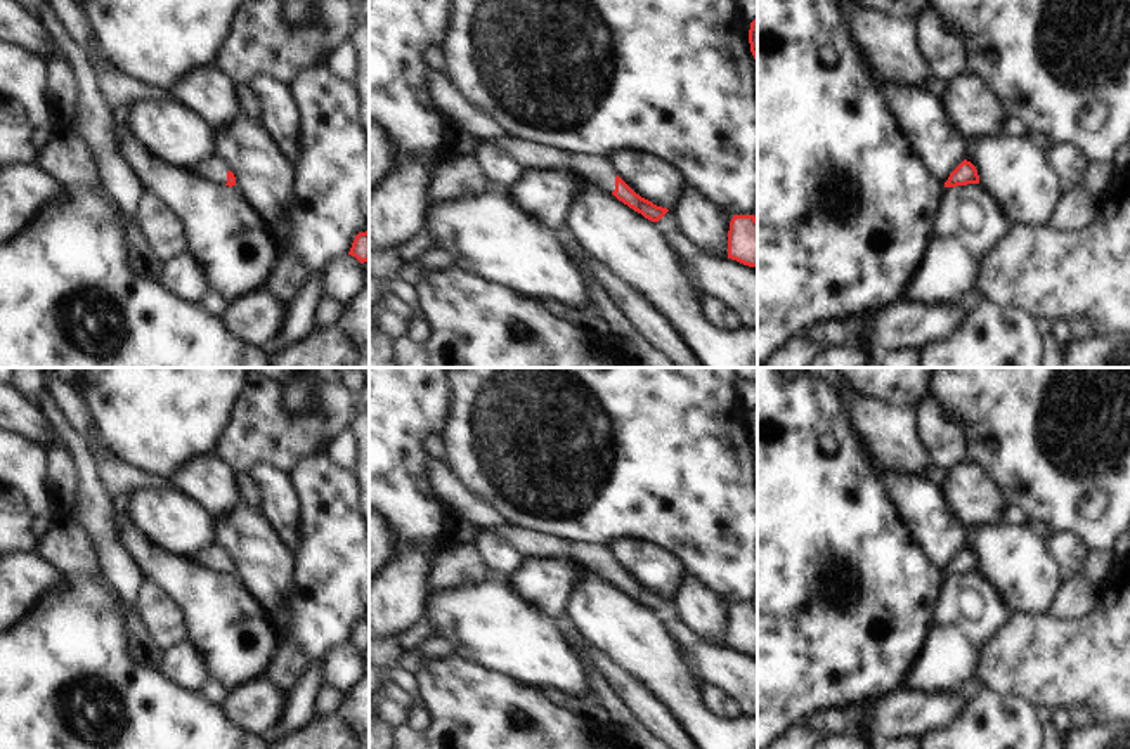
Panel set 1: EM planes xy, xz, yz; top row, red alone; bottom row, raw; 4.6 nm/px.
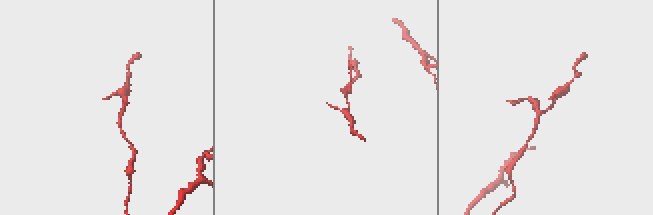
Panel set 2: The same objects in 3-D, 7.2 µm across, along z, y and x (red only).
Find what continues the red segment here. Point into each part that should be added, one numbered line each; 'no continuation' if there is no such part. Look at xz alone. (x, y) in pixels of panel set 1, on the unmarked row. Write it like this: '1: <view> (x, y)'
1: xz (602, 559)

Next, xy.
1: xy (215, 557)

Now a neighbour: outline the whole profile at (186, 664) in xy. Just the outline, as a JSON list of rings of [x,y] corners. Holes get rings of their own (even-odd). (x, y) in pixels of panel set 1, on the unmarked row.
[[[187,640],[166,652],[161,671],[194,692],[199,692],[206,681],[213,680],[210,662],[206,661],[201,647],[192,640]]]

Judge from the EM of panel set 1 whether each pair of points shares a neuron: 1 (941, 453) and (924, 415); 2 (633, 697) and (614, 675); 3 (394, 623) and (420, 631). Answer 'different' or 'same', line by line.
1: same
2: same
3: different

